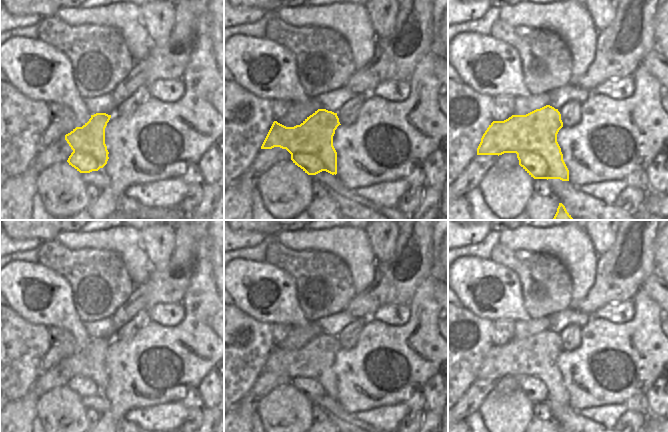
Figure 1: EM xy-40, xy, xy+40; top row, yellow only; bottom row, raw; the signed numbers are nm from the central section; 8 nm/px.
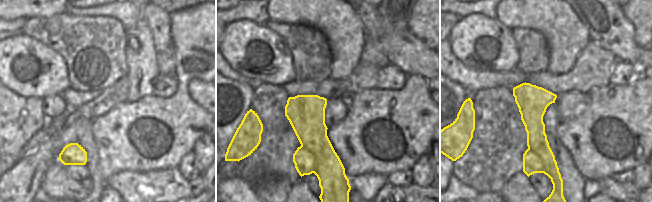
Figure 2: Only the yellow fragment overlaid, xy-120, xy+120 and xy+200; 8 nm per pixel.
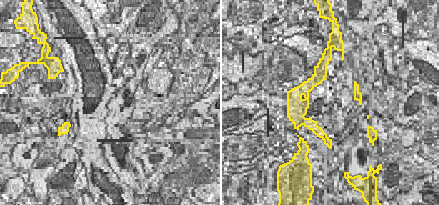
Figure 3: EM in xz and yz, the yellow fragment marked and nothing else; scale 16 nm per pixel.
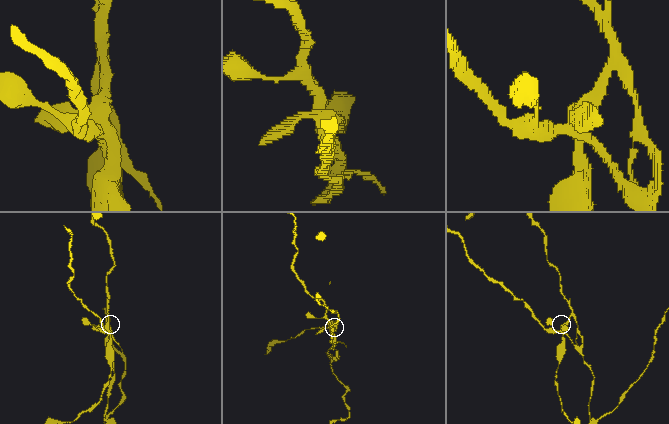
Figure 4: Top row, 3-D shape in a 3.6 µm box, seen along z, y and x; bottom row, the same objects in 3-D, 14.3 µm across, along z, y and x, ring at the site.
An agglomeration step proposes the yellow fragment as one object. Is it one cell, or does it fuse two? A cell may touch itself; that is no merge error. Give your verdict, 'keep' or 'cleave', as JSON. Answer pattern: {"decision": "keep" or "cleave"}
{"decision": "cleave"}

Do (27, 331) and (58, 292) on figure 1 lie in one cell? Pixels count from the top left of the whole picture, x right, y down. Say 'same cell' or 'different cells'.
different cells

